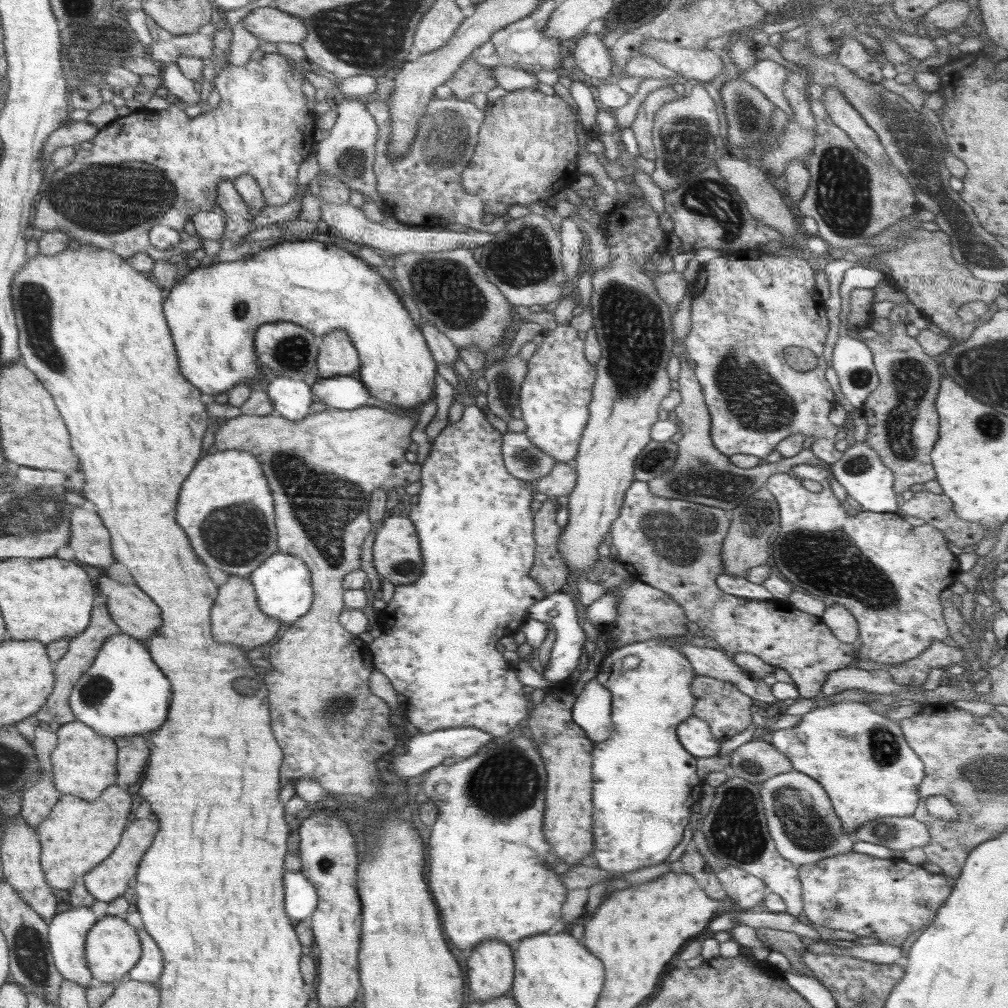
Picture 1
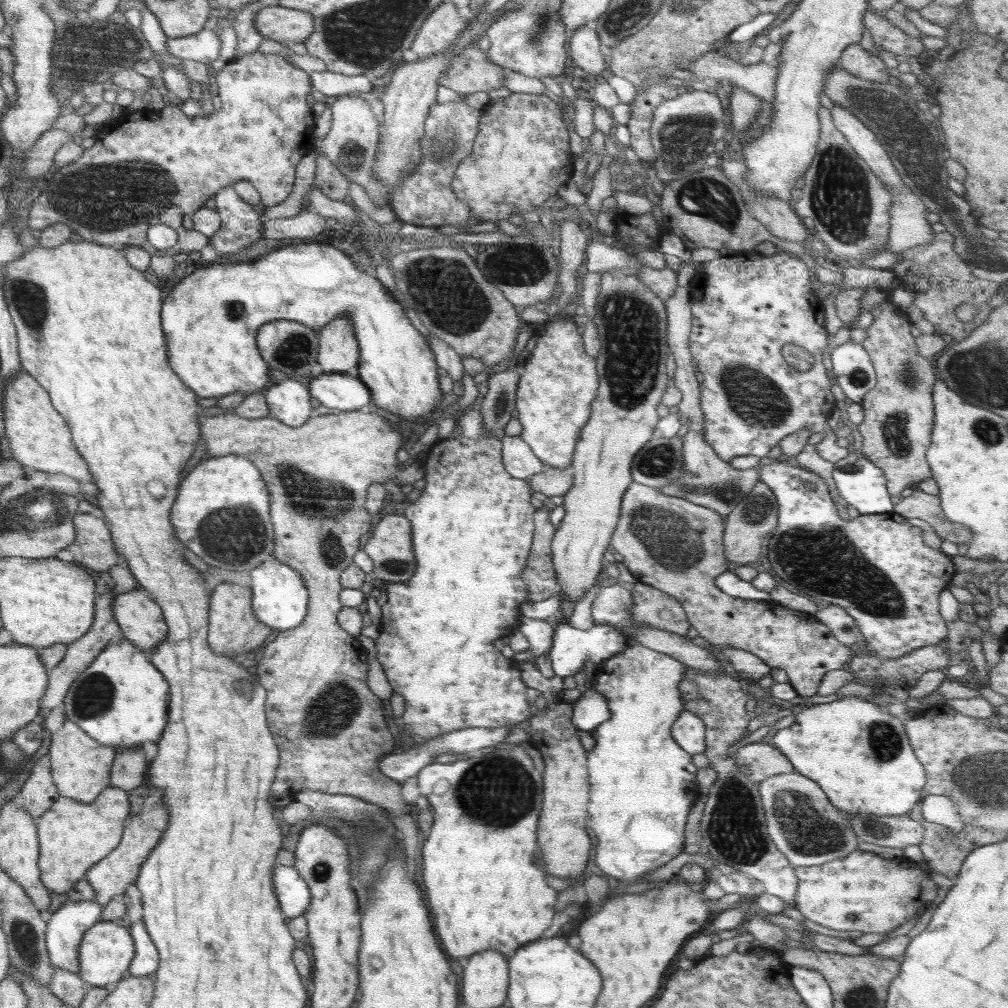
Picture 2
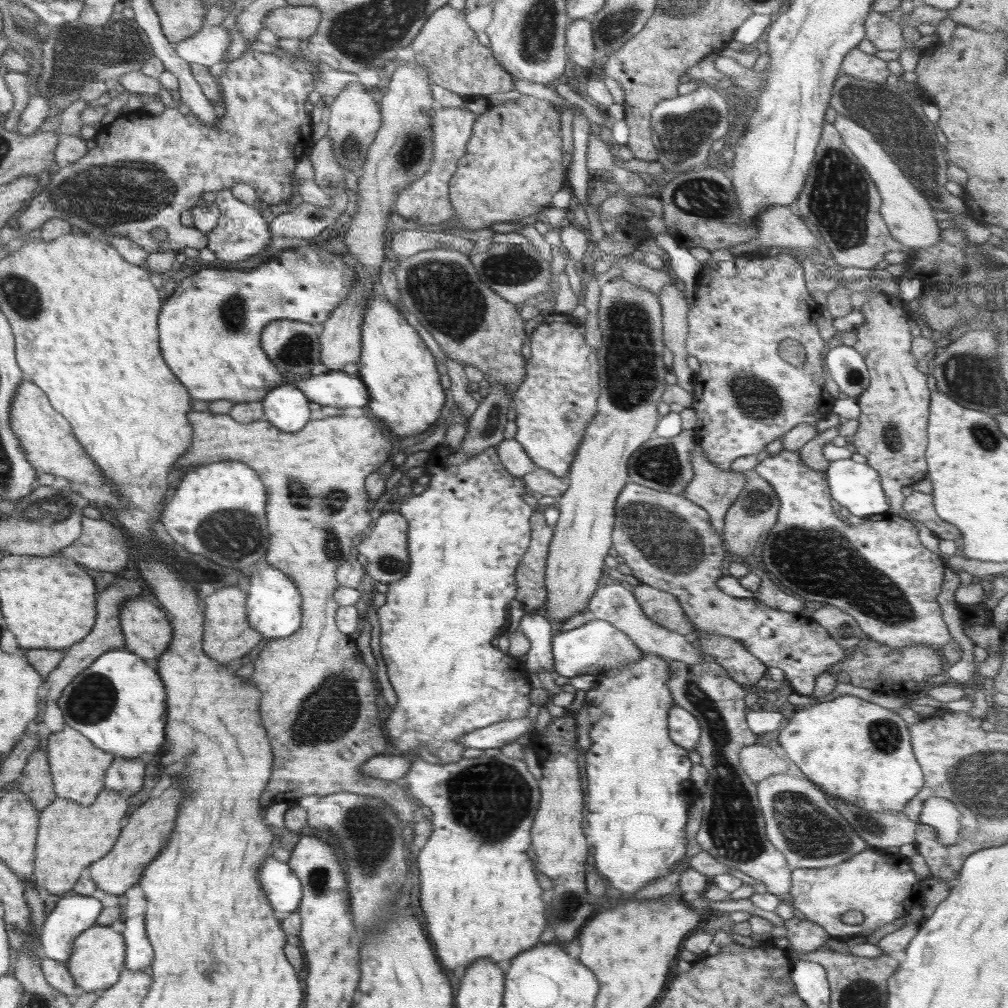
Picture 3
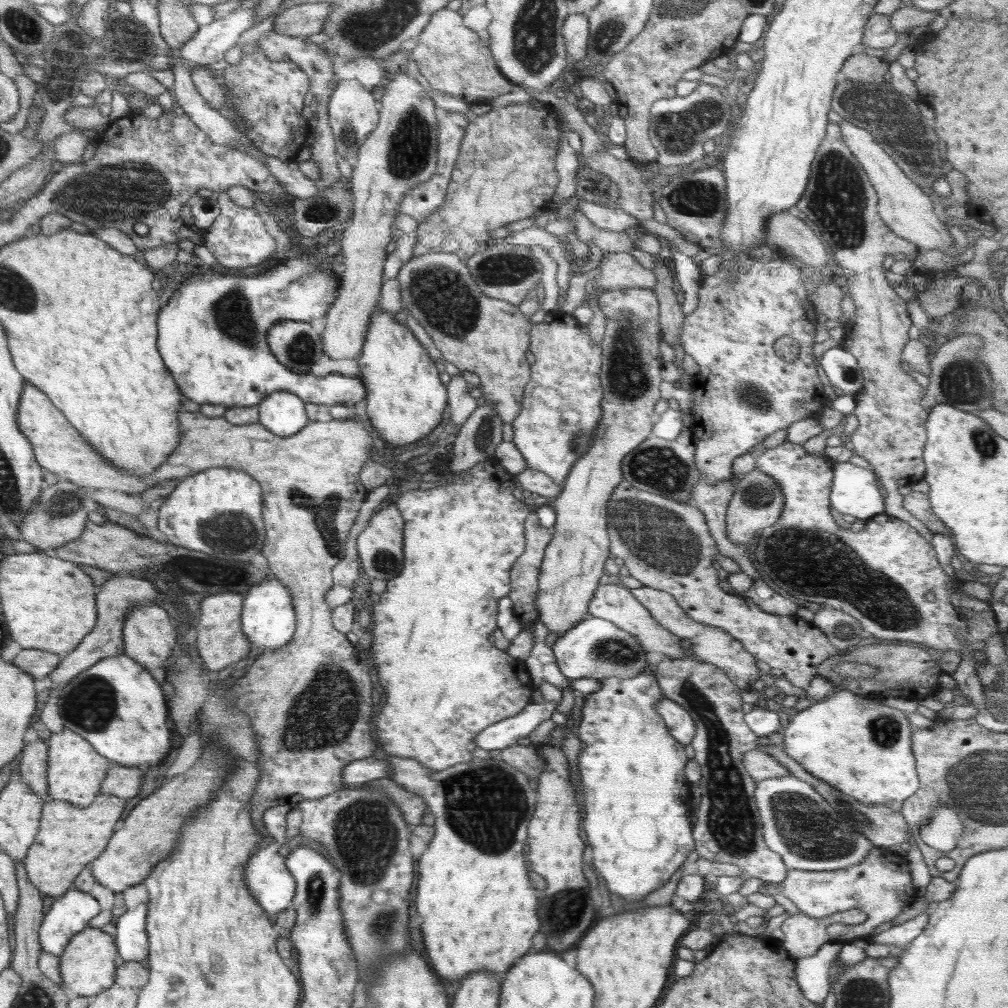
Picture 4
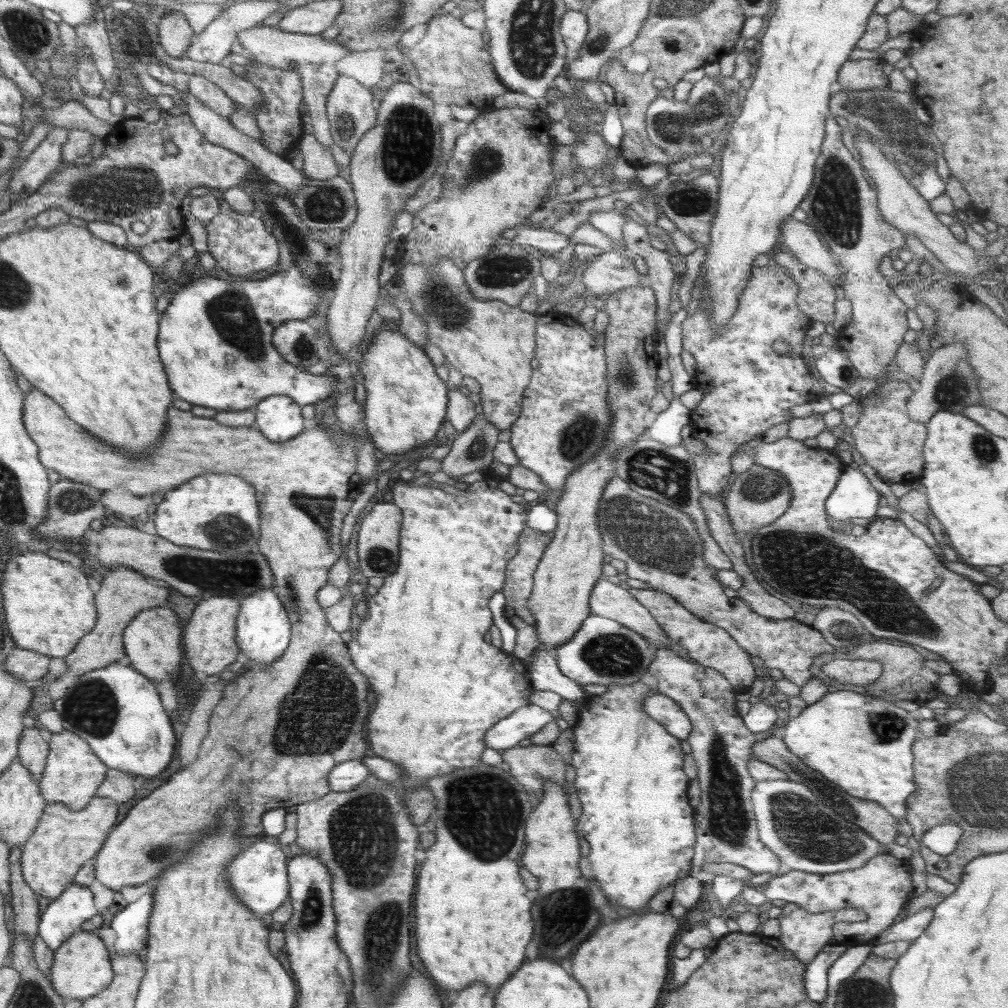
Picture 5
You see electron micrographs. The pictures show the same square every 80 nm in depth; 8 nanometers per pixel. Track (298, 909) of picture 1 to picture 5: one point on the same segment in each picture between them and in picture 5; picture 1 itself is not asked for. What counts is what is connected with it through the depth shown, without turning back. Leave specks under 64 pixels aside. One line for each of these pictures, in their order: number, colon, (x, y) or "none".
2: (292, 893)
3: (283, 889)
4: (272, 886)
5: (258, 875)

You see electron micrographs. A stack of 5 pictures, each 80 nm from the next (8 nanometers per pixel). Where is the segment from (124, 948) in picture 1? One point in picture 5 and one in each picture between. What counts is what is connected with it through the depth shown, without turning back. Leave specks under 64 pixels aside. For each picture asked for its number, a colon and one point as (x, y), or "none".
2: (105, 954)
3: (98, 957)
4: (89, 965)
5: (82, 968)

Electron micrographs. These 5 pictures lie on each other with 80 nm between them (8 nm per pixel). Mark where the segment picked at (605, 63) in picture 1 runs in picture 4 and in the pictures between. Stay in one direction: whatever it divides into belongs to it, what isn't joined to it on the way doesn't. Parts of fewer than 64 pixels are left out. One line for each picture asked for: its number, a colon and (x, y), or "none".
2: (585, 51)
3: (579, 36)
4: (575, 30)

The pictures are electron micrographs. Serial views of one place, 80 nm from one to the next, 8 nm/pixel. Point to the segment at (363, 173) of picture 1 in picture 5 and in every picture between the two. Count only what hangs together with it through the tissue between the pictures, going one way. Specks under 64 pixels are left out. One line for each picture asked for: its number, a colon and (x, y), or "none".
2: (351, 144)
3: (354, 118)
4: (353, 113)
5: (351, 109)

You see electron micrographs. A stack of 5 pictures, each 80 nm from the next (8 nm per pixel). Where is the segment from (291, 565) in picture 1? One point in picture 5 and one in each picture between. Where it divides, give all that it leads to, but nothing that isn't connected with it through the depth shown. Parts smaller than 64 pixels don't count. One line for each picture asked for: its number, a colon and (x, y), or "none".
2: (280, 598)
3: (274, 608)
4: (268, 619)
5: (263, 632)

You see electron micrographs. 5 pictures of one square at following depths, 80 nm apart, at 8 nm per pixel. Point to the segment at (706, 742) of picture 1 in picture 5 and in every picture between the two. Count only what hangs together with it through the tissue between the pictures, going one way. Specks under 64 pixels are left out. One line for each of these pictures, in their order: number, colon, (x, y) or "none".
2: (688, 731)
3: (684, 729)
4: (679, 723)
5: (668, 713)

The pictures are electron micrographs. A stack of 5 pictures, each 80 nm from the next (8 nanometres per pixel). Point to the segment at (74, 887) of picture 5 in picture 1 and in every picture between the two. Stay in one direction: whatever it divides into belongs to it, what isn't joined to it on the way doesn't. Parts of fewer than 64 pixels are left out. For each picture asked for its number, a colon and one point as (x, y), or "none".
1: (67, 935)
2: (65, 930)
3: (74, 913)
4: (69, 915)

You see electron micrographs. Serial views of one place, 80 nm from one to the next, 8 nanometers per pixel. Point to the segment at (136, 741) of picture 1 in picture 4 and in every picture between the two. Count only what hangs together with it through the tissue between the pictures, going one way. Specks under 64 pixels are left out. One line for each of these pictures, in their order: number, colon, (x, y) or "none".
2: (127, 772)
3: (125, 775)
4: (124, 782)

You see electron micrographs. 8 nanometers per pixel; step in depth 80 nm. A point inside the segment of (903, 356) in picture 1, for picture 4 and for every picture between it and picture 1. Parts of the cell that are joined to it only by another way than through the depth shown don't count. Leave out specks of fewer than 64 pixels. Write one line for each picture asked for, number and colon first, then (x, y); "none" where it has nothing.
2: (898, 412)
3: (894, 410)
4: (841, 202)

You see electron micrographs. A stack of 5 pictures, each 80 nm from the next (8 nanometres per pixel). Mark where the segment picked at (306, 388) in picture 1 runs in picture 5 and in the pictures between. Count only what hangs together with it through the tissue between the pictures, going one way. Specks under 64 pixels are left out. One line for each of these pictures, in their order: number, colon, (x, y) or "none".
2: (288, 400)
3: (285, 407)
4: (283, 414)
5: (279, 419)

